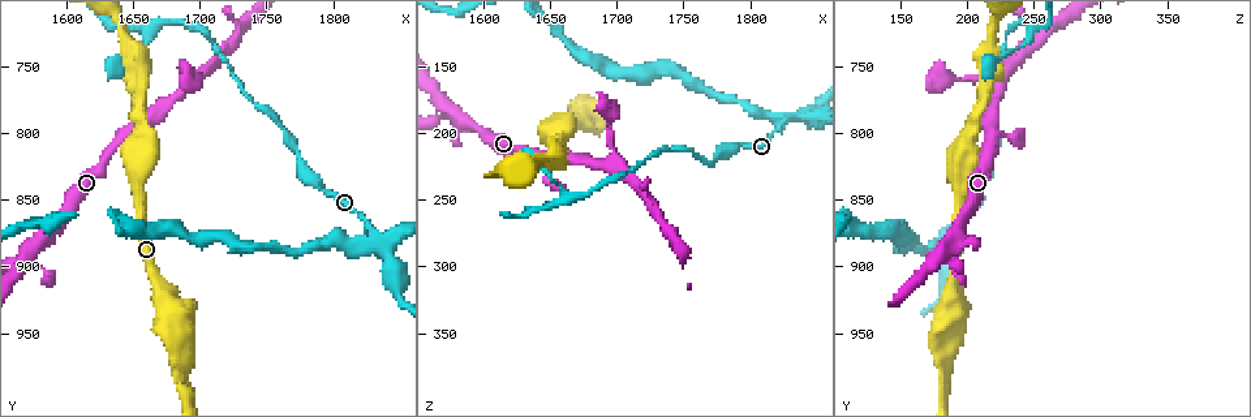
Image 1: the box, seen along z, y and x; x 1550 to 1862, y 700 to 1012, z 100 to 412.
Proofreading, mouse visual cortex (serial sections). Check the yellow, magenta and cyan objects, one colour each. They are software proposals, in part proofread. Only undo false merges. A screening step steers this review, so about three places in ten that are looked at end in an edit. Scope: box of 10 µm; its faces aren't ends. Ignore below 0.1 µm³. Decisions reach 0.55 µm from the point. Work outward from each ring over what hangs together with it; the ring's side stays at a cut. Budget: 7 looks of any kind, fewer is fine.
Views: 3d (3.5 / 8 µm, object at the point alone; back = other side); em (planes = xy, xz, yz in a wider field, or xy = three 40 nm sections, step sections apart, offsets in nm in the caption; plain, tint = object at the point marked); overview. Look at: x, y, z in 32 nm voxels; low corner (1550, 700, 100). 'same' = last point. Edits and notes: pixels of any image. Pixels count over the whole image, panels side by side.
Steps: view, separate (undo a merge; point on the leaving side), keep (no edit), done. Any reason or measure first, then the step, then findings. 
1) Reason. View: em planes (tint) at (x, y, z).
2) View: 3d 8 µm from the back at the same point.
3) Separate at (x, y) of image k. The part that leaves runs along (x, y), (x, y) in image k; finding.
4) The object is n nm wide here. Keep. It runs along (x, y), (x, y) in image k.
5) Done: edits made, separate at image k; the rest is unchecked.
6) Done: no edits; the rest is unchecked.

Four arms meet. View: 3d 8 µm at (1826, 882, 188).

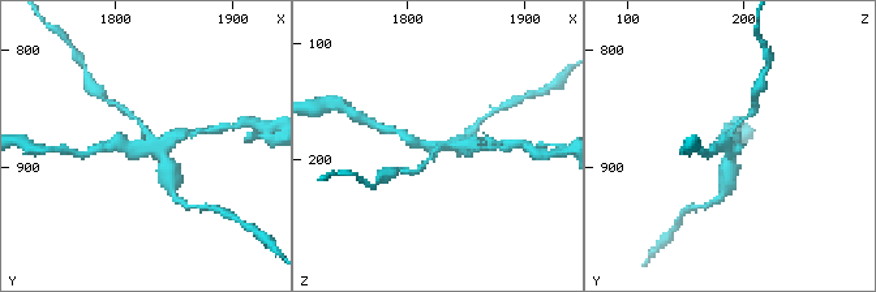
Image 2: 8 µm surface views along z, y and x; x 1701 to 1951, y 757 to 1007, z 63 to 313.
Need the tissue. View: em xy step 3 (tint) at the same point.

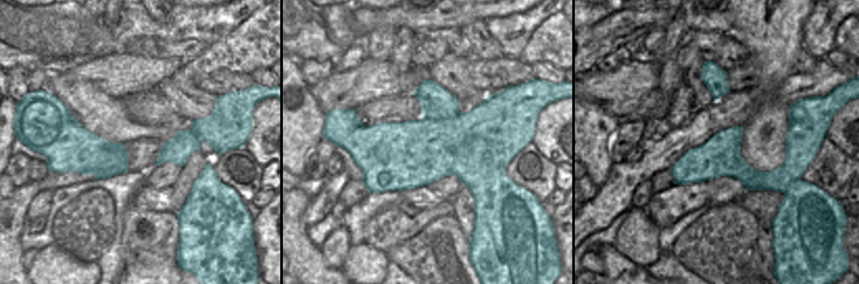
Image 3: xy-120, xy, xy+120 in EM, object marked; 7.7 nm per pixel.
Separate at (180, 134) of image 2. The part that leaves runs along (149, 141), (142, 151), (104, 147) in image 2; a second cell is stuck on.

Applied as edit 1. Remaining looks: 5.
View: overview.

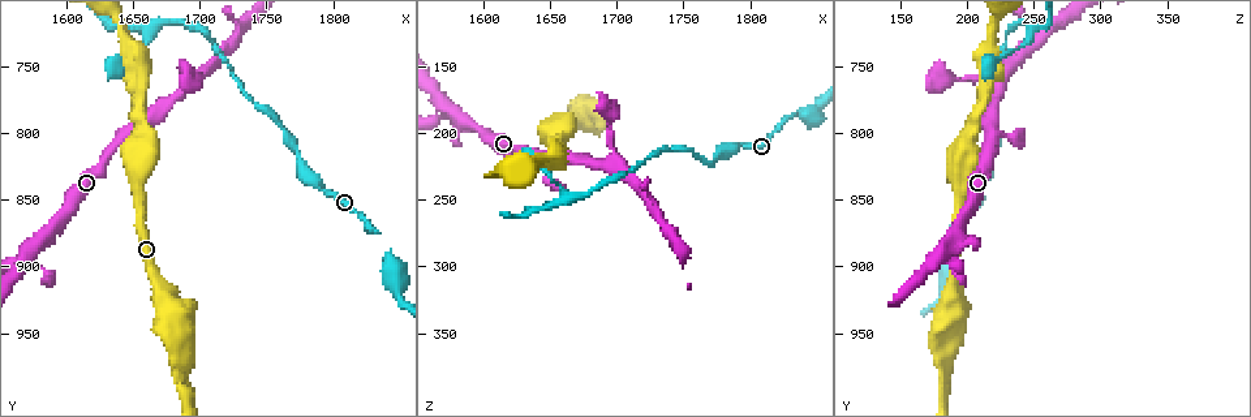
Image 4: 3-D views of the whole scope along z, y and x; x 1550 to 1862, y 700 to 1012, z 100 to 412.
A narrow waist. View: 3d 3.5 µm at (1694, 760, 228).

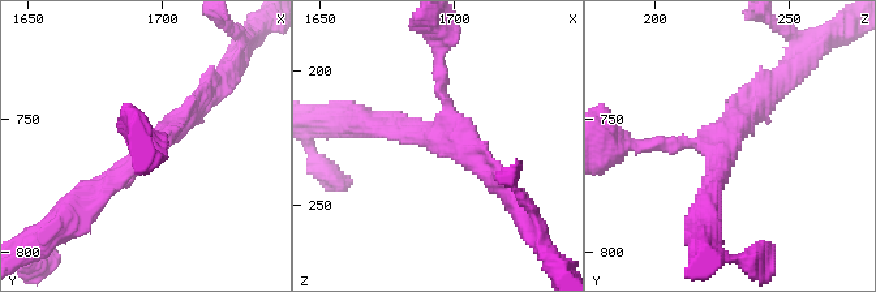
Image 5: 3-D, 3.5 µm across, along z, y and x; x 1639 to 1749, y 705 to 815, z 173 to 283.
Now the EM. View: em xy step 3 (tint) at (1692, 762, 226).

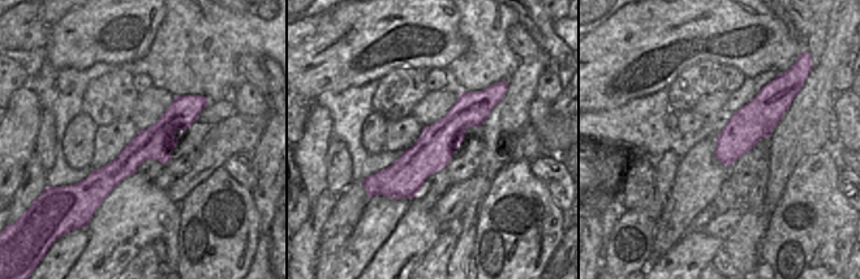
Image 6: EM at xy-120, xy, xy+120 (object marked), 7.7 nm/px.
The arms are 150, 250, 250 nm wide. Keep. All the same cell.

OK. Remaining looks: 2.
Done: edits made, separate at image 2; the rest is unchecked.

